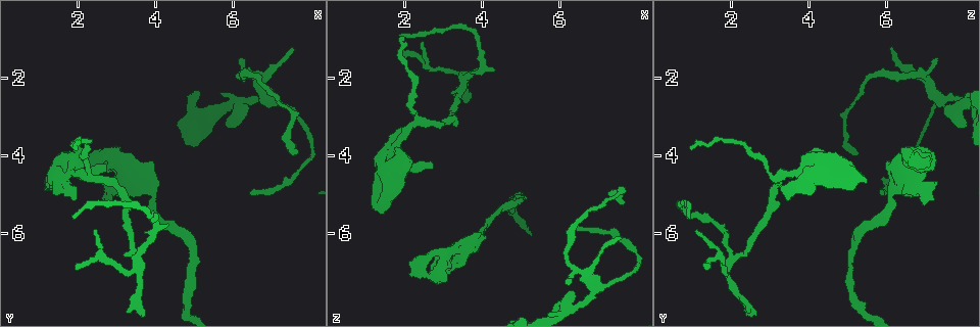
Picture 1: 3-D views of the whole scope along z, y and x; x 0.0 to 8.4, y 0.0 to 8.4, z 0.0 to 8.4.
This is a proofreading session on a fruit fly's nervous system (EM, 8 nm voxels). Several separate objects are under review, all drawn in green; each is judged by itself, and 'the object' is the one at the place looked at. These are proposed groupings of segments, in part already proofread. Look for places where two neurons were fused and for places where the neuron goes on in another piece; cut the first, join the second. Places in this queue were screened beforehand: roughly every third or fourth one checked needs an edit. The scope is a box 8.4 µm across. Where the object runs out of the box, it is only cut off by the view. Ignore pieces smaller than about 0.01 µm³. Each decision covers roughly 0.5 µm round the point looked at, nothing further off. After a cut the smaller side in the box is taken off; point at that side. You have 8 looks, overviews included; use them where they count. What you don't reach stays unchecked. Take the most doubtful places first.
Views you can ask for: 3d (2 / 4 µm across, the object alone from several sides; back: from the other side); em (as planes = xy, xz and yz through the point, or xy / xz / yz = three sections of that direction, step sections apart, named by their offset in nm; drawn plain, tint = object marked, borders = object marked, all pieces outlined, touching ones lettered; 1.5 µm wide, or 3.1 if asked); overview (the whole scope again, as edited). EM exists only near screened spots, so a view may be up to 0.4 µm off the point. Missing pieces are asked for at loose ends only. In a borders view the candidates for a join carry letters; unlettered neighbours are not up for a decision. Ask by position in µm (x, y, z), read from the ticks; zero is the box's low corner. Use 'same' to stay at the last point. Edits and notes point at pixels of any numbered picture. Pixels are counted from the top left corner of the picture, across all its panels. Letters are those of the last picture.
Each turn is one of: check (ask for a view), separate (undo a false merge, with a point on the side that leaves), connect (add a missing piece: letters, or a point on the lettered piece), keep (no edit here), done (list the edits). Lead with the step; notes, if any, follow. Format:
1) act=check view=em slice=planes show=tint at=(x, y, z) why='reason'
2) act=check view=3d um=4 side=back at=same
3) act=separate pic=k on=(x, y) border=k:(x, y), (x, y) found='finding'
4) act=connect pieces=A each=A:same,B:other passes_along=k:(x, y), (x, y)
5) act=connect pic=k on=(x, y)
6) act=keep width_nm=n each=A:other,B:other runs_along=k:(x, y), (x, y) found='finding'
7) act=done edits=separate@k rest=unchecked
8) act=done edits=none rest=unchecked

act=check view=em slice=xy step=8 show=borders at=(2.00, 3.75, 0.95) why='end of a long branch'

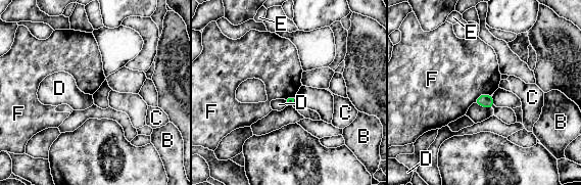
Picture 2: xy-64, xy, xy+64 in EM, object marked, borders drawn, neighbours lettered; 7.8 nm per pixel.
act=check view=em slice=planes show=borders at=same

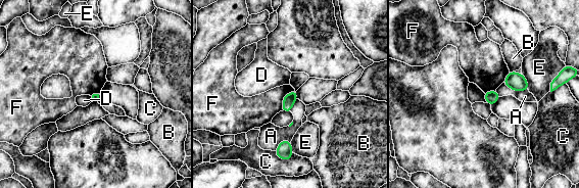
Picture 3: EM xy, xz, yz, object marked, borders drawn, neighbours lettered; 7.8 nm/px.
act=keep each=A:other,B:other,C:other,D:other,E:other,F:other border=3:(294, 89), (284, 96), (281, 110) found='none of them fits'

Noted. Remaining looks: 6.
act=check view=em slice=planes show=borders at=(7.55, 1.20, 6.10) why='thin end'

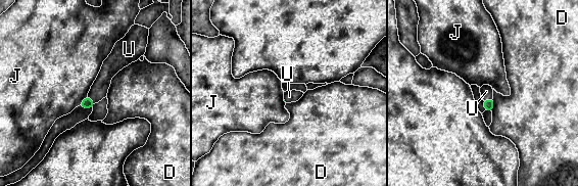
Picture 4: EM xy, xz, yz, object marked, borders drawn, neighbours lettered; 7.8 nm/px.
act=connect pieces=U each=D:other,J:other,U:same passes_along=4:(488, 104), (487, 99), (486, 91) found='the neuron continues'

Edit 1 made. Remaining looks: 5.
act=check view=overview why='redraw'

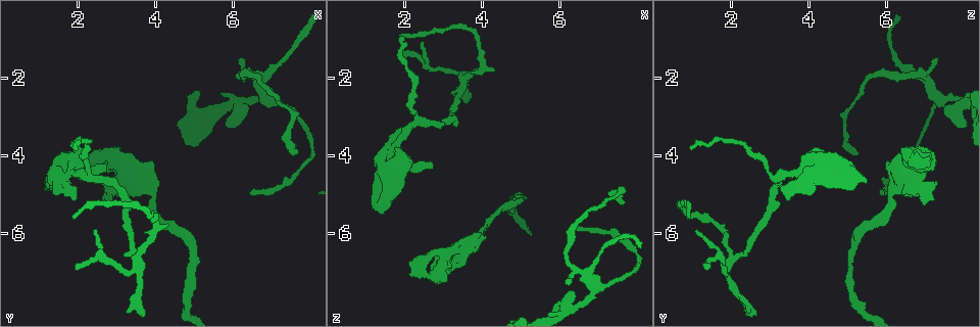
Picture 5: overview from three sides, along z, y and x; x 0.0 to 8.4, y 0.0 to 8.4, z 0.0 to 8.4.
act=check view=em slice=planes show=borders at=(6.45, 4.95, 5.90) why='thin end'

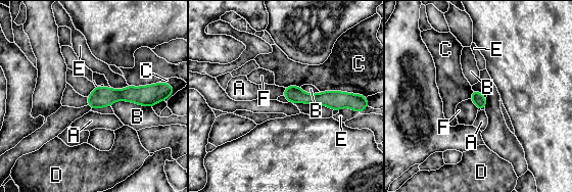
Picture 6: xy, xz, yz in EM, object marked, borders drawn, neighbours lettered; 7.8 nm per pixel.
act=keep width_nm=100 each=A:other,B:other,C:other,D:other,E:other,F:other runs_along=6:(286, 92), (347, 103) found='none of them fits'

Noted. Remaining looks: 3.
act=done edits=connect@4 rest=unchecked

